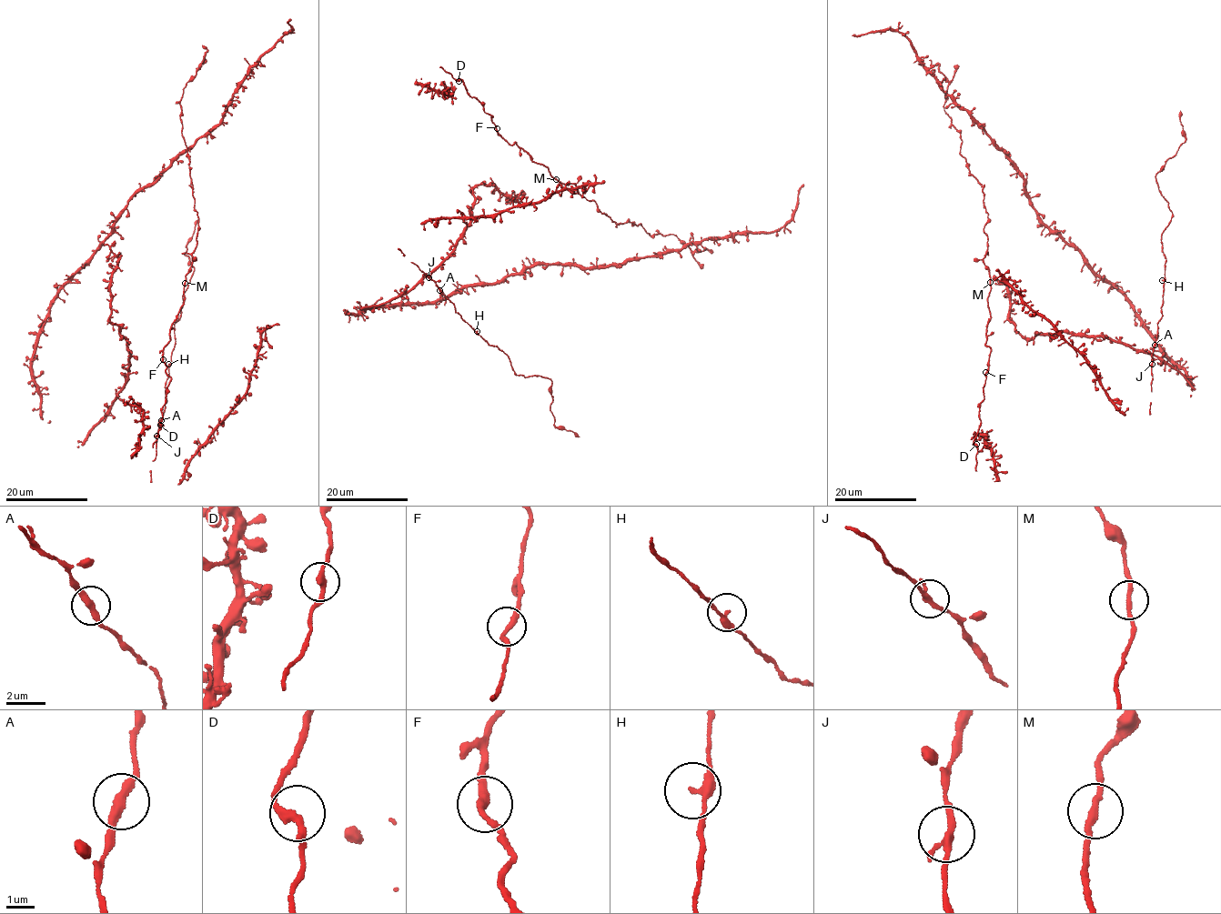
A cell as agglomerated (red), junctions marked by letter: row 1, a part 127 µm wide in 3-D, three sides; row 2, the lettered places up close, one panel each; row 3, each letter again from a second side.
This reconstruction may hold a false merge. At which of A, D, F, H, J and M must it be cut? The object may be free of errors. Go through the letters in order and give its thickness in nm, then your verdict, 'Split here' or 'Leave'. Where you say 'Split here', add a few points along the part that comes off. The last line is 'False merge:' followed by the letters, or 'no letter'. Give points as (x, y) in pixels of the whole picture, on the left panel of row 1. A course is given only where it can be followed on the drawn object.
A: Thickness 300 nm. Leave
D: Thickness 280 nm. Leave
F: Thickness 240 nm. Leave
H: Thickness 240 nm. Leave
J: Thickness 240 nm. Leave
M: Thickness 200 nm. Leave
False merge: no letter

